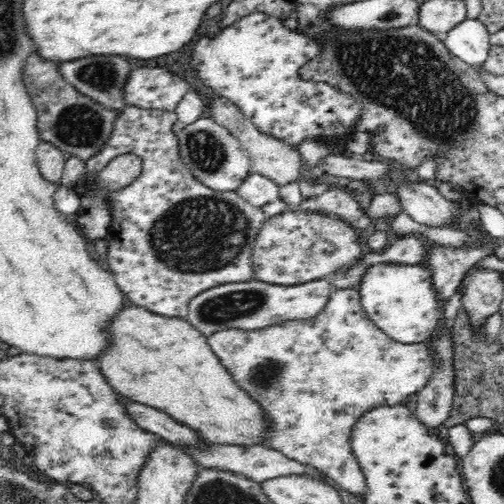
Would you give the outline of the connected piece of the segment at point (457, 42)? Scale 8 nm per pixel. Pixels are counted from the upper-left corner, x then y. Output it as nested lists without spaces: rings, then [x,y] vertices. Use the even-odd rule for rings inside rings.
[[[466,19],[452,28],[446,35],[438,36],[446,48],[470,68],[482,68],[491,59],[489,36],[483,22],[476,19]]]

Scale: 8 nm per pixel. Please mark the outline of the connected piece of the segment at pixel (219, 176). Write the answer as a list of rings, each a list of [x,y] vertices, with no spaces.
[[[200,117],[186,125],[177,134],[181,159],[186,168],[200,181],[215,191],[237,191],[251,172],[248,153],[240,146],[238,139],[213,118]]]

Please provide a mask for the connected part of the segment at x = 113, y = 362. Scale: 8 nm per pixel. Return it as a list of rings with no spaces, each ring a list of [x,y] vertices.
[[[123,306],[123,308],[116,312],[102,329],[106,331],[106,341],[108,344],[104,346],[104,350],[92,358],[92,361],[96,363],[97,368],[100,370],[100,373],[106,378],[106,383],[112,387],[123,399],[128,401],[138,402],[141,405],[150,406],[153,409],[161,410],[166,414],[169,414],[174,420],[180,421],[182,424],[197,430],[204,440],[210,442],[214,445],[222,444],[232,444],[238,446],[250,446],[250,445],[260,445],[260,442],[264,440],[264,432],[268,430],[268,419],[262,414],[262,409],[260,406],[256,406],[256,401],[252,401],[246,393],[236,383],[234,379],[231,378],[231,375],[224,369],[224,366],[220,363],[220,360],[210,349],[207,338],[200,333],[199,330],[196,330],[195,326],[192,326],[188,321],[181,317],[164,317],[161,314],[156,314],[152,311],[146,310],[142,306]]]

